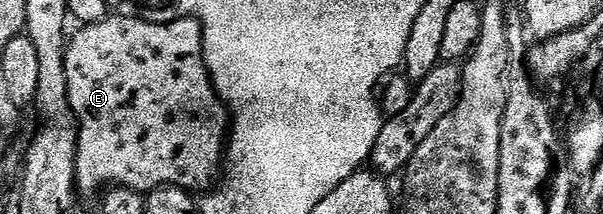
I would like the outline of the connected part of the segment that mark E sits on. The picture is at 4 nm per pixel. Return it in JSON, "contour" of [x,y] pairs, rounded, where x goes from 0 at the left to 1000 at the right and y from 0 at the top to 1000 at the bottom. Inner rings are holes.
{"contour":[[[179,75],[172,93],[164,103],[154,103],[144,121],[129,131],[124,159],[114,164],[109,201],[109,257],[106,262],[106,336],[109,341],[109,369],[113,374],[113,467],[116,472],[116,500],[119,523],[129,551],[129,706],[126,710],[124,785],[123,785],[123,841],[131,893],[136,888],[143,907],[149,907],[154,888],[167,893],[171,879],[181,879],[184,869],[209,869],[216,888],[226,888],[231,897],[247,897],[252,888],[262,888],[267,869],[295,869],[300,888],[312,888],[317,897],[342,897],[357,864],[358,836],[363,827],[365,799],[371,771],[371,706],[378,678],[378,519],[368,463],[362,453],[360,430],[355,421],[355,397],[348,369],[348,341],[342,327],[342,290],[335,271],[335,107],[328,98],[327,79],[315,75],[315,84],[295,84],[290,103],[280,103],[280,93],[270,93],[267,103],[240,103],[232,93],[227,75],[216,75],[216,84],[189,84],[189,75]]]}

